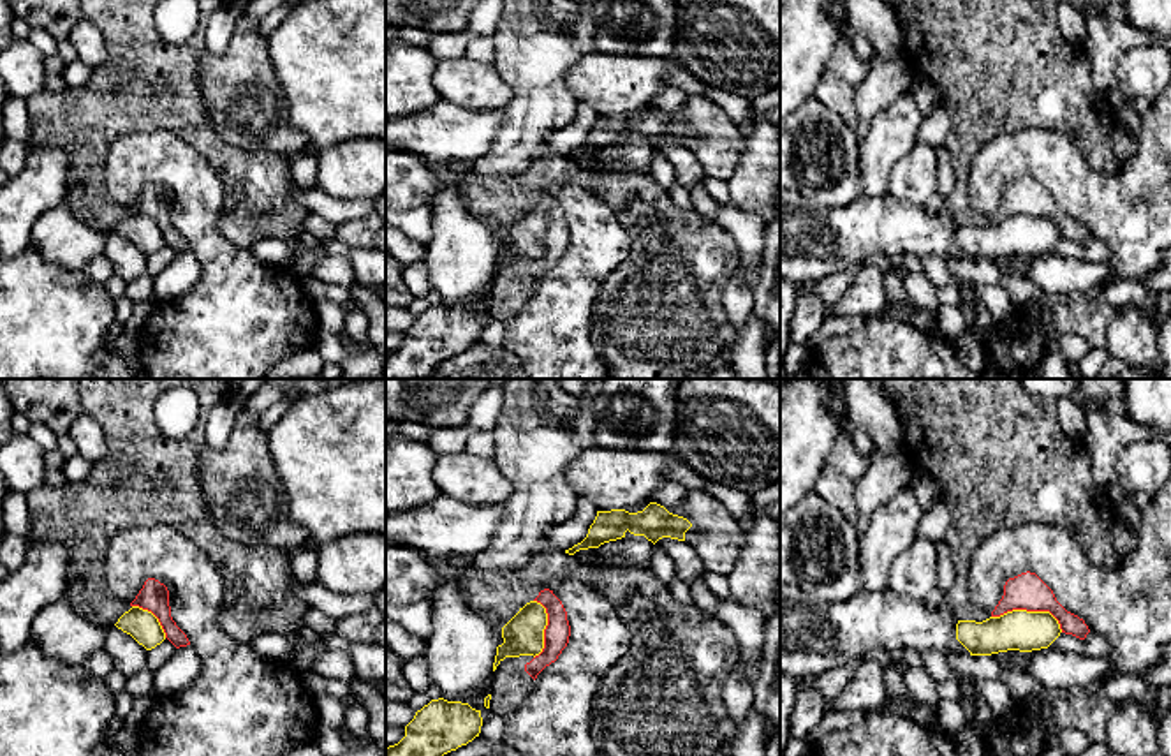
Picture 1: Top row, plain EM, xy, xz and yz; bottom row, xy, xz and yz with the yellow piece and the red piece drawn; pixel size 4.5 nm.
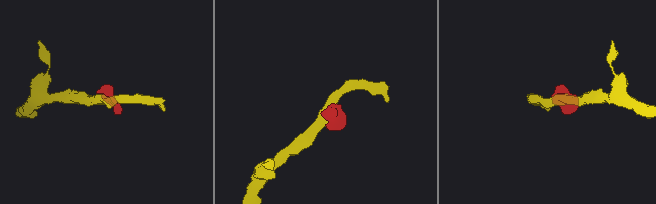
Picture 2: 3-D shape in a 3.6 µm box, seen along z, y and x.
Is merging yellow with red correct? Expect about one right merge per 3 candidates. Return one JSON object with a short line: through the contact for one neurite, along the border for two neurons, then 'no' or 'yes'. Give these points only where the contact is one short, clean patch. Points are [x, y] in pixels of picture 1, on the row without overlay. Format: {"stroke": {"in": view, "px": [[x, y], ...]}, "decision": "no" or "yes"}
{"stroke": {"in": "yz", "px": [[992, 222], [1013, 215], [1046, 215], [1062, 237]]}, "decision": "no"}

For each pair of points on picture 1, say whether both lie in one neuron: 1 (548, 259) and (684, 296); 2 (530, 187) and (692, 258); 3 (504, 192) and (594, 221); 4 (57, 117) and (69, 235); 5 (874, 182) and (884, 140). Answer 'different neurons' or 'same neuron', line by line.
1: same neuron
2: same neuron
3: different neurons
4: different neurons
5: same neuron

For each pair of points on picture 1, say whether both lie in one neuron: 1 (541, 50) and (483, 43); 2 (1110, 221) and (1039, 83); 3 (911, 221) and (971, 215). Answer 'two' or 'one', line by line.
1: two
2: two
3: two

